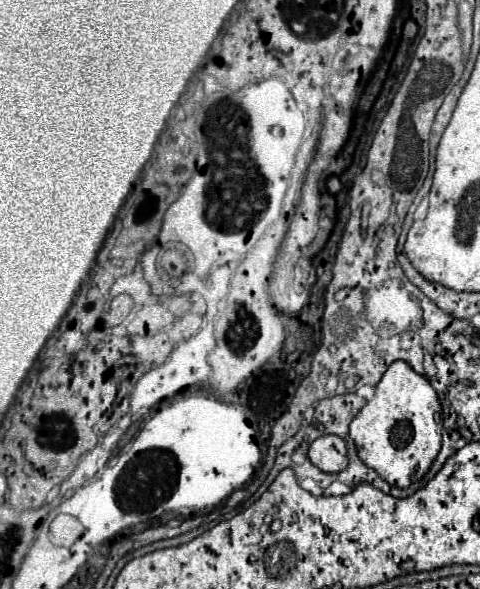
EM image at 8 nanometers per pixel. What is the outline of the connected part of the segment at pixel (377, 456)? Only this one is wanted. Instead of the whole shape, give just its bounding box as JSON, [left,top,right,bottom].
[349,360,443,488]

